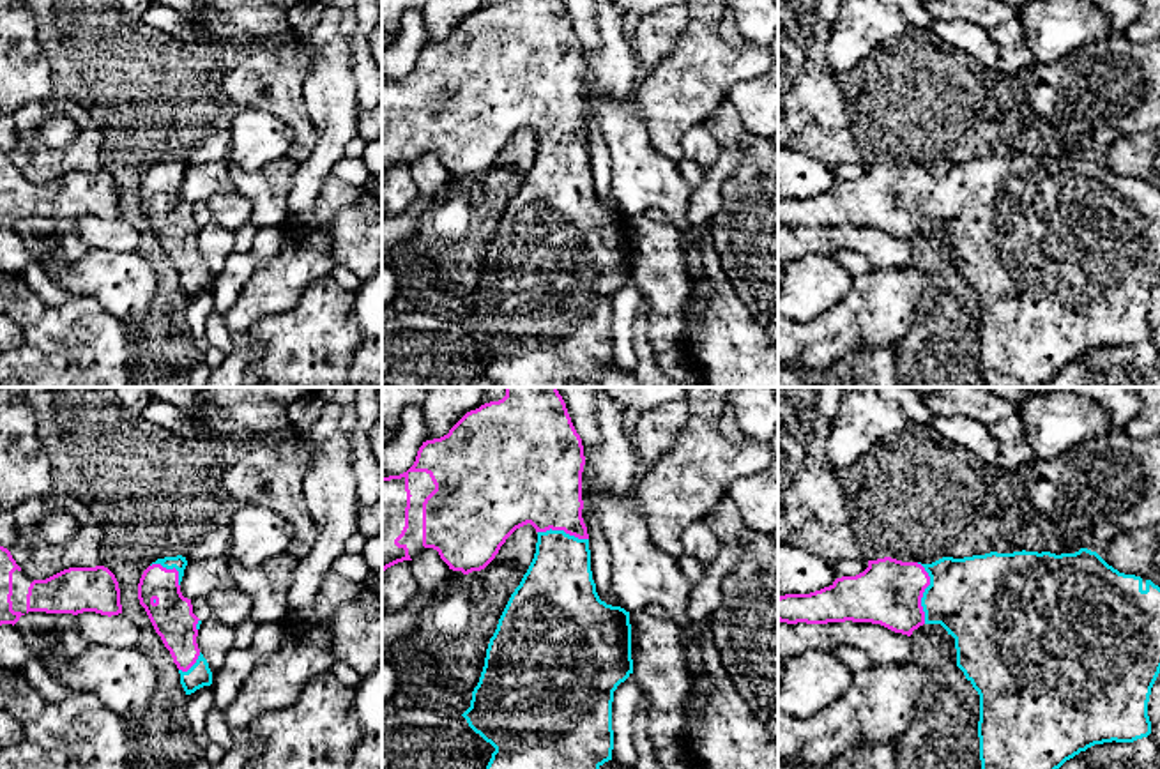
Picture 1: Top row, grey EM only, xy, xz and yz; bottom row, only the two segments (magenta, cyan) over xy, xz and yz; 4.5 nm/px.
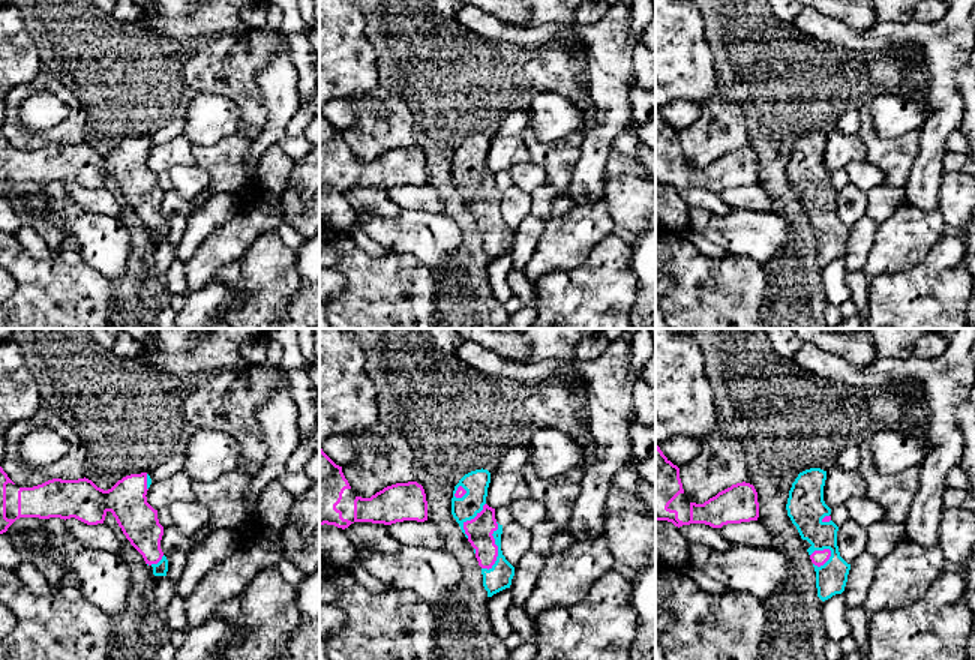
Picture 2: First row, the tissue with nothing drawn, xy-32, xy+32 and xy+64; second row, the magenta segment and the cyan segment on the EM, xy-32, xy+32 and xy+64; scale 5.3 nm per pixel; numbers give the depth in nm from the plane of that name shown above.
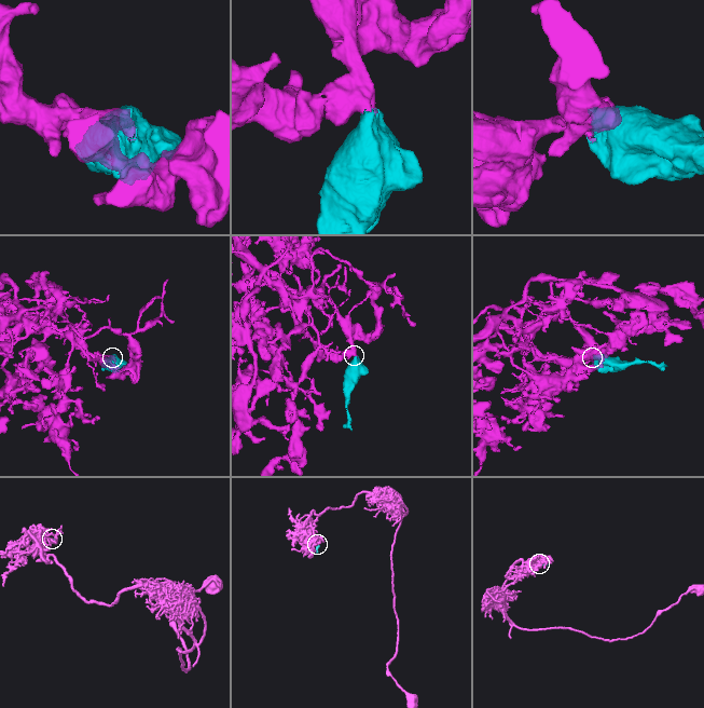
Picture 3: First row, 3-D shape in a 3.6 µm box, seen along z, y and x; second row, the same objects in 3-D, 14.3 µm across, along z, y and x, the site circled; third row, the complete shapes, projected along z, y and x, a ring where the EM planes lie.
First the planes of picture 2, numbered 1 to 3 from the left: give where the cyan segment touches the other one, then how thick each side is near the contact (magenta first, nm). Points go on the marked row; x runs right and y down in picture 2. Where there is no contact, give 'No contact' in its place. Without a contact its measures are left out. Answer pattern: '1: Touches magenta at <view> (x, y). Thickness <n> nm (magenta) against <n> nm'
1: Touches magenta at xy-32 (155, 563). Thickness 200 nm (magenta) against 70 nm
2: Touches magenta at xy+32 (497, 549). Thickness 140 nm (magenta) against 140 nm
3: Touches magenta at xy+64 (827, 560). Thickness 80 nm (magenta) against 170 nm

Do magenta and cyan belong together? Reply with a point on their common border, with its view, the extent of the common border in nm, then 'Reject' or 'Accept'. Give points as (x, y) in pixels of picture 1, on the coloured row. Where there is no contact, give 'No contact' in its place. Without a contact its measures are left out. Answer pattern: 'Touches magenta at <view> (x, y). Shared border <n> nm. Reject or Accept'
Touches magenta at yz (923, 591). Shared border 280 nm. Accept

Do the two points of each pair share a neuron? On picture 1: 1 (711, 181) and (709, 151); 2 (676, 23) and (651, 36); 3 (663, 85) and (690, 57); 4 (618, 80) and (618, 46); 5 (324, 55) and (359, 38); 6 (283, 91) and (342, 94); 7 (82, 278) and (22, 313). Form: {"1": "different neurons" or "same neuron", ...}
{"1": "different neurons", "2": "same neuron", "3": "same neuron", "4": "same neuron", "5": "different neurons", "6": "different neurons", "7": "different neurons"}

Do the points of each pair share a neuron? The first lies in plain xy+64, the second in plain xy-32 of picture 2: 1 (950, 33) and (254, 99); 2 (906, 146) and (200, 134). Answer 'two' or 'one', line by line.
1: two
2: two

